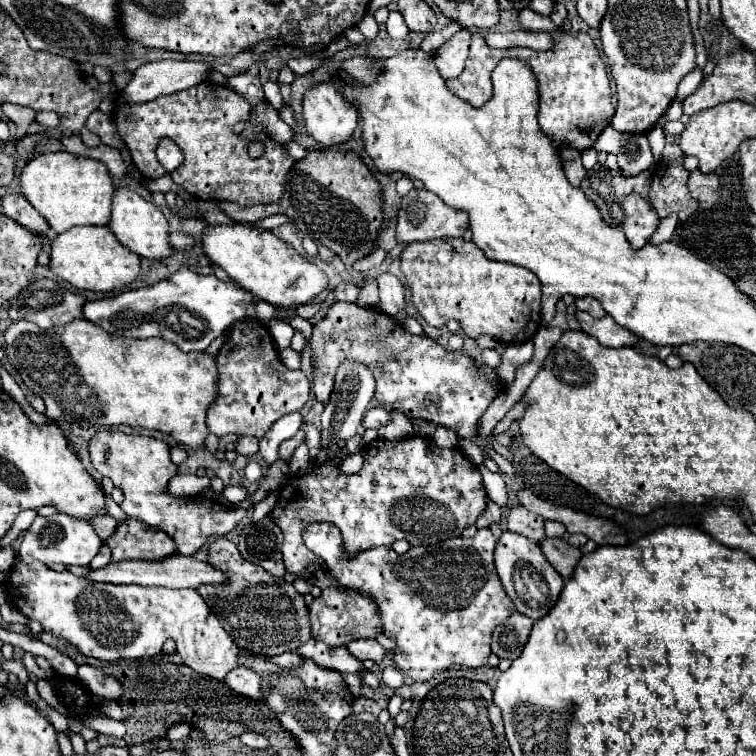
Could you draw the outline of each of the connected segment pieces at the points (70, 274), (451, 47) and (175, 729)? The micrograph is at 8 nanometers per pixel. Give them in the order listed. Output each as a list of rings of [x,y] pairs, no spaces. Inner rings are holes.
[[[79,226],[71,228],[51,242],[51,262],[49,268],[59,278],[67,280],[71,286],[79,290],[93,292],[113,292],[125,290],[139,274],[139,256],[135,256],[129,248],[123,248],[109,232],[107,226]]]
[[[459,30],[435,52],[435,64],[445,80],[455,78],[463,72],[469,54],[469,40],[471,40],[469,30]]]
[[[173,724],[167,732],[167,738],[169,740],[183,740],[183,738],[189,736],[189,732],[191,732],[189,724]]]

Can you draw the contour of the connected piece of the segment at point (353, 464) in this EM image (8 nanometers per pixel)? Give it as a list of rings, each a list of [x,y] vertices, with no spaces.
[[[351,454],[341,462],[341,472],[343,474],[355,474],[361,468],[361,454]]]

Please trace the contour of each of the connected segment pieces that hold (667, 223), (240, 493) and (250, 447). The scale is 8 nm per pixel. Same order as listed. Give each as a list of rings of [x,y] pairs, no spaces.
[[[671,214],[667,218],[661,220],[659,228],[655,230],[655,234],[651,236],[651,244],[663,244],[663,242],[669,242],[673,232],[675,232],[675,224],[677,224],[677,216]]]
[[[225,486],[225,488],[223,488],[223,496],[225,496],[229,502],[237,504],[237,502],[243,502],[243,500],[249,496],[249,492],[247,492],[247,488],[243,488],[243,486]]]
[[[239,436],[239,440],[235,442],[235,450],[243,456],[253,456],[259,452],[259,440],[253,436]]]

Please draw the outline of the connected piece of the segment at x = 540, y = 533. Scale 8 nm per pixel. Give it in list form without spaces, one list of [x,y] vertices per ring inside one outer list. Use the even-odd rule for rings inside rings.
[[[521,504],[507,508],[505,514],[505,528],[511,532],[519,532],[527,538],[531,538],[533,542],[541,542],[545,538],[545,530],[543,530],[543,518],[531,514],[527,508],[523,508]]]

